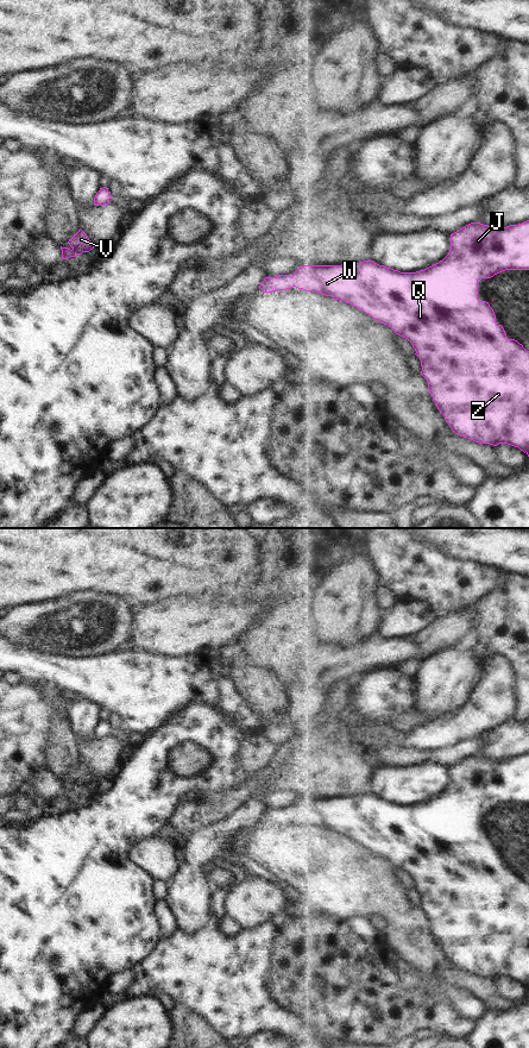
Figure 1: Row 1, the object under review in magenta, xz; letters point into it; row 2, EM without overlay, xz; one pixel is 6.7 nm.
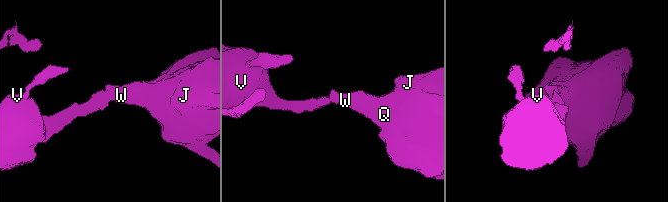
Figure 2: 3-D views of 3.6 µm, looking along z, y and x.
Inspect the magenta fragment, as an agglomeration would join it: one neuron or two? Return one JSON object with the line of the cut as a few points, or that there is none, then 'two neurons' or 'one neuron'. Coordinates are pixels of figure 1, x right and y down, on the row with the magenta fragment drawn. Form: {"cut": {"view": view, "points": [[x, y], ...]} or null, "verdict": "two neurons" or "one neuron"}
{"cut": null, "verdict": "one neuron"}

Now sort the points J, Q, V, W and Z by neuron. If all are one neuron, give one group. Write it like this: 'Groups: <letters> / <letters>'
Groups: J Q V W Z

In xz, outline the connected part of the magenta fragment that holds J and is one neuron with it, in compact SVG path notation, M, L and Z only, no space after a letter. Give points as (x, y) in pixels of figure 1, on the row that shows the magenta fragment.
M529 220L518 225L510 225L504 228L493 228L480 222L471 222L451 234L451 250L442 261L416 272L401 272L398 270L379 265L373 261L344 263L341 265L303 265L300 266L292 276L278 275L275 277L265 277L259 285L259 289L263 293L286 290L292 287L306 291L315 290L319 294L332 296L334 300L349 303L371 315L378 322L388 325L395 331L396 334L408 339L411 343L416 351L415 354L421 360L421 375L428 382L428 391L432 395L437 409L445 416L446 422L455 434L479 444L490 444L493 446L508 444L518 447L529 457L529 351L527 351L517 340L508 339L503 326L496 324L496 315L489 302L478 300L478 280L491 278L505 270L529 270Z

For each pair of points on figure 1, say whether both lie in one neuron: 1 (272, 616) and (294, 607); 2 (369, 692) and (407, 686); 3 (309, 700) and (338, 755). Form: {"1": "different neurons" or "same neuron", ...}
{"1": "different neurons", "2": "same neuron", "3": "same neuron"}

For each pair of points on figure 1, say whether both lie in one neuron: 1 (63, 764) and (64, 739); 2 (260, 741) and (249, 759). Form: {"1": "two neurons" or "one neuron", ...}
{"1": "one neuron", "2": "one neuron"}

